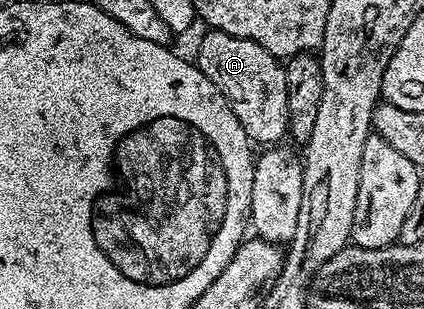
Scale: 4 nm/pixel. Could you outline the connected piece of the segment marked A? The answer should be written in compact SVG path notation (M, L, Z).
M214 28L206 32L208 34L199 42L197 65L200 72L213 80L216 88L223 93L252 143L282 143L291 121L284 63L274 58L265 48L261 48L261 44L248 38L229 36Z

